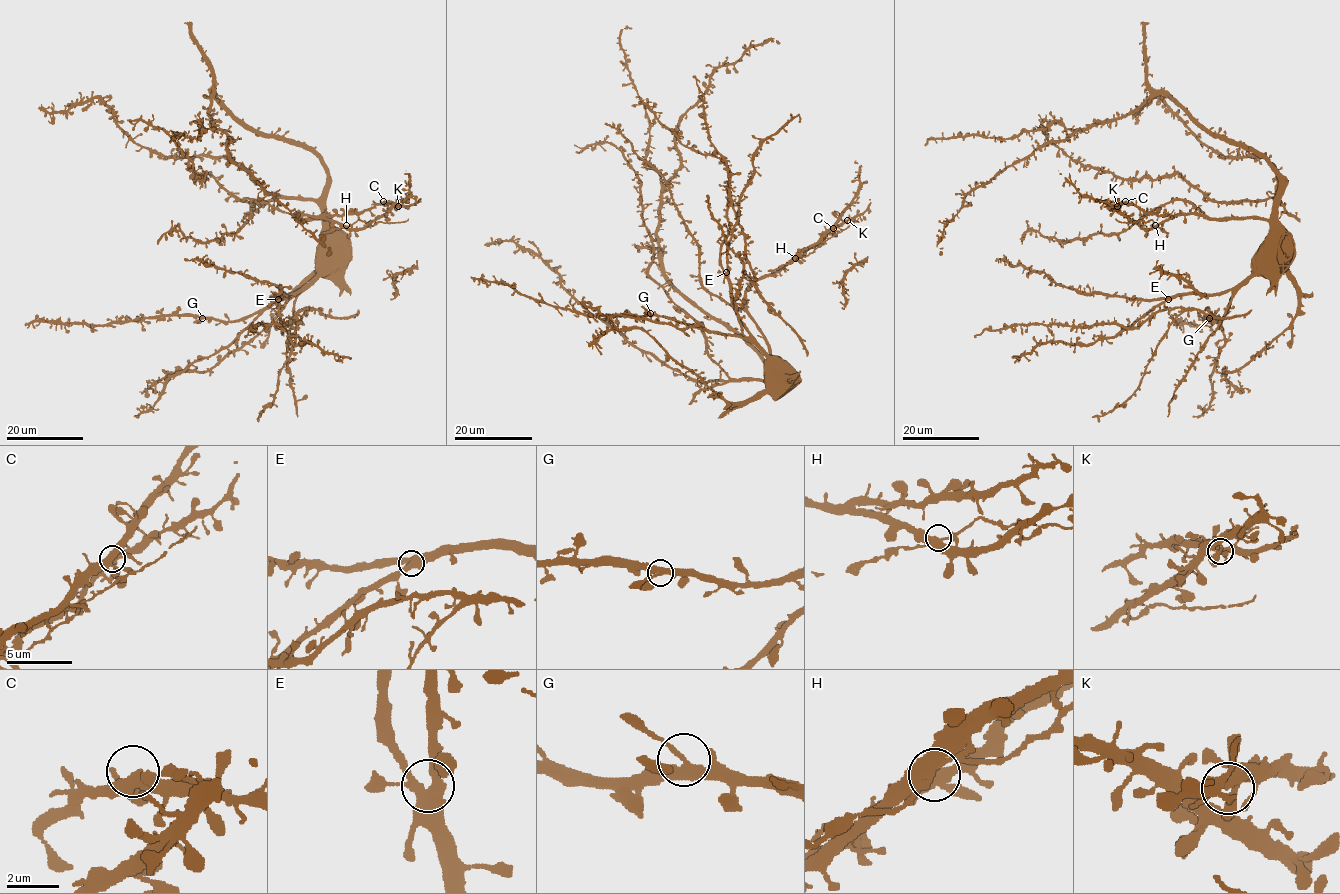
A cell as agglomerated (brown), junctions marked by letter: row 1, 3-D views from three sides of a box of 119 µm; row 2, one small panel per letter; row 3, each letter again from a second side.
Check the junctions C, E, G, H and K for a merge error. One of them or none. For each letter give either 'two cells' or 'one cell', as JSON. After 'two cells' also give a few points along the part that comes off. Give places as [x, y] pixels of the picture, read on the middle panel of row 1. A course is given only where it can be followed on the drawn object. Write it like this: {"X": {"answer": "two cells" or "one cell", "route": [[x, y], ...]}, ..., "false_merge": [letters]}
{"C": {"answer": "one cell"}, "E": {"answer": "one cell"}, "G": {"answer": "one cell"}, "H": {"answer": "one cell"}, "K": {"answer": "one cell"}, "false_merge": []}

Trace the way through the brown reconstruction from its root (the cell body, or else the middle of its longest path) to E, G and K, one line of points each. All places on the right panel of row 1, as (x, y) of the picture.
E: (1269, 163), (1279, 175), (1276, 228), (1258, 250), (1251, 272), (1220, 293), (1168, 299)
G: (1269, 163), (1279, 175), (1276, 228), (1259, 250), (1253, 272), (1233, 293), (1225, 313), (1218, 321), (1209, 318)
K: (1269, 163), (1279, 175), (1279, 185), (1277, 207), (1268, 219), (1159, 215), (1133, 205), (1117, 206)

